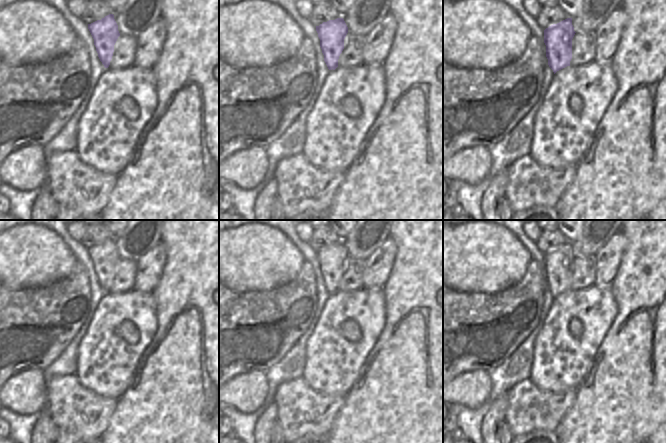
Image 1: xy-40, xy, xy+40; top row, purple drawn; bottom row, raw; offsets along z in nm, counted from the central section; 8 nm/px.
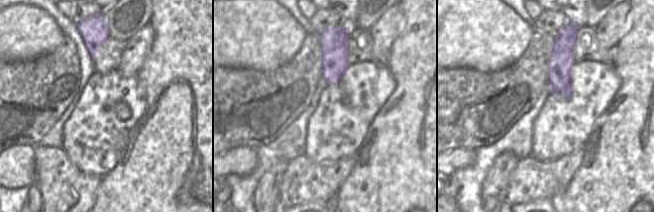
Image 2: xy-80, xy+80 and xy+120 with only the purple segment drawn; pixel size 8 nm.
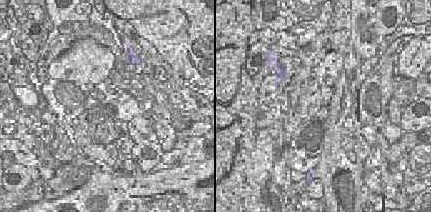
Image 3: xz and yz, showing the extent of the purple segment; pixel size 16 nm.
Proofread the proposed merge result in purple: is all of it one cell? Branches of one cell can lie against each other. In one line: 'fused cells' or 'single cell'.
fused cells

